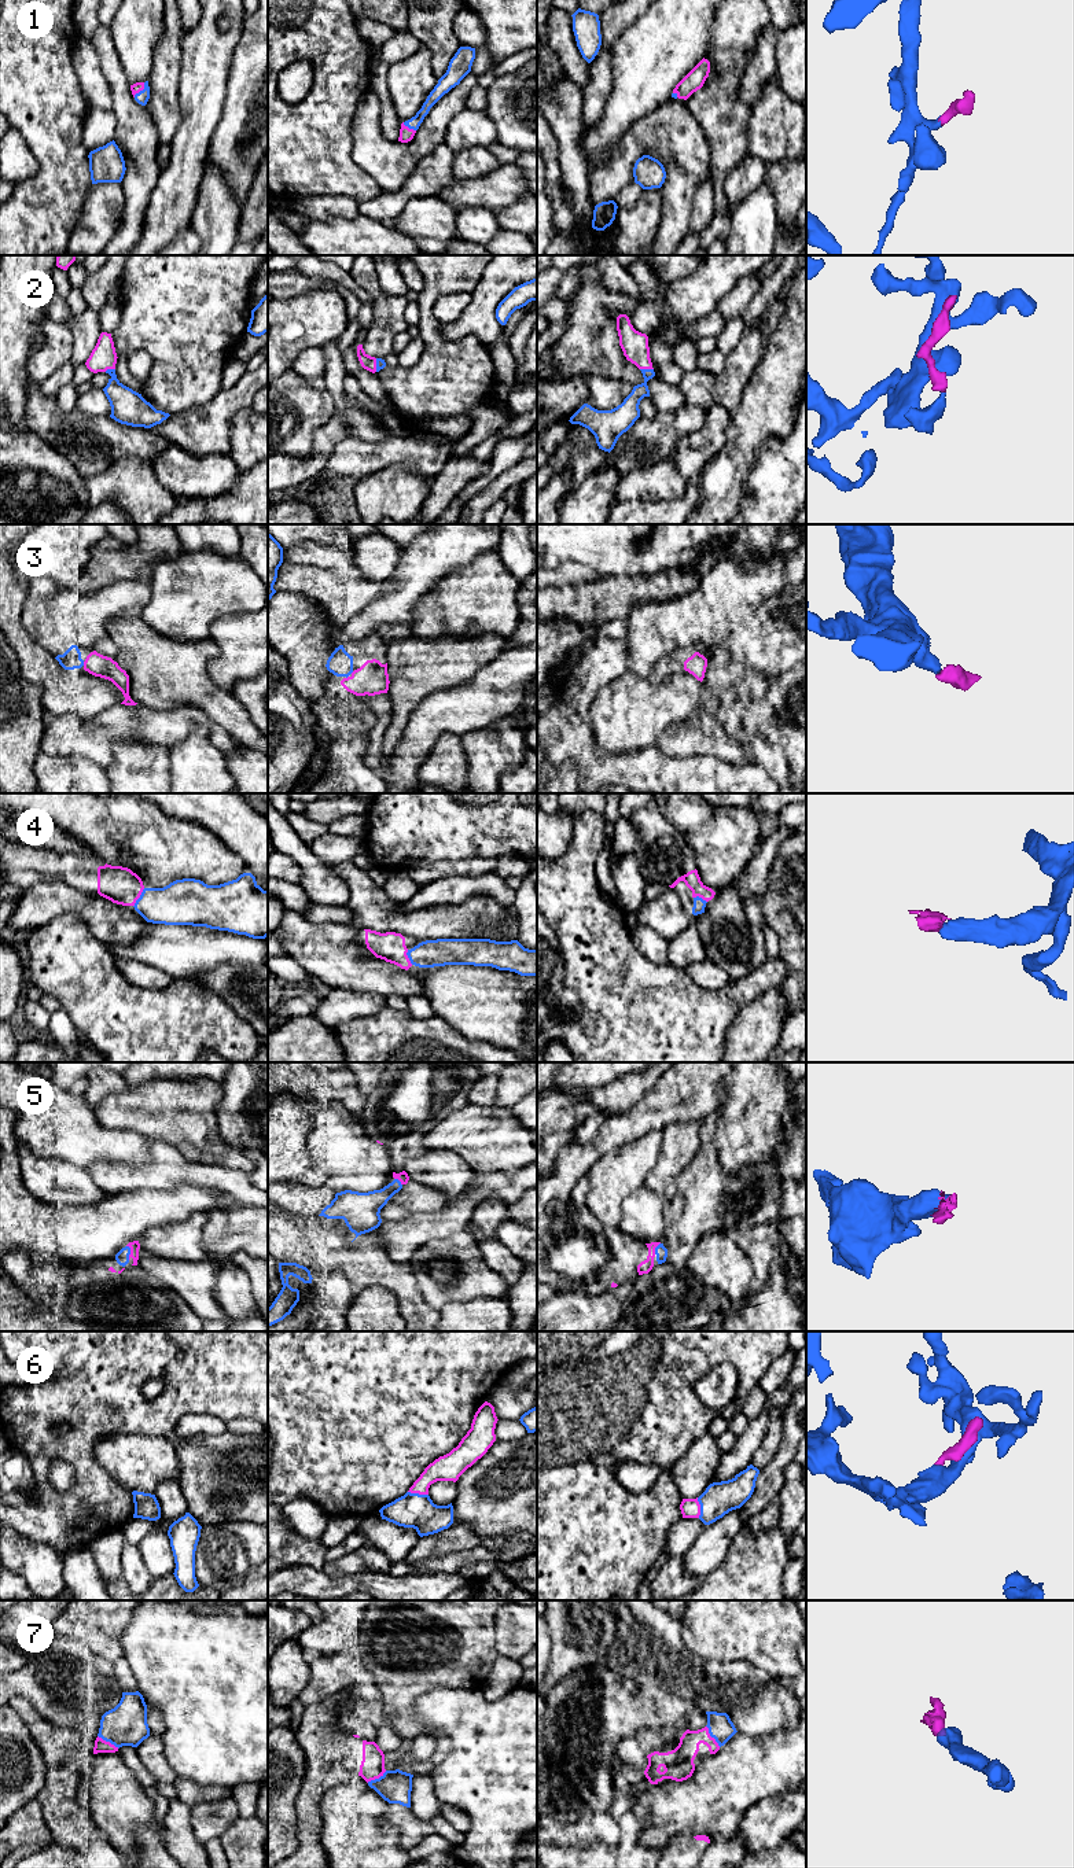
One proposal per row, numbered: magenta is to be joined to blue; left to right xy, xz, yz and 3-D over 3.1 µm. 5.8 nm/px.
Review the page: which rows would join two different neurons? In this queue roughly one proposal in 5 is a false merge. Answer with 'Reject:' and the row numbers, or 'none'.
Reject: none

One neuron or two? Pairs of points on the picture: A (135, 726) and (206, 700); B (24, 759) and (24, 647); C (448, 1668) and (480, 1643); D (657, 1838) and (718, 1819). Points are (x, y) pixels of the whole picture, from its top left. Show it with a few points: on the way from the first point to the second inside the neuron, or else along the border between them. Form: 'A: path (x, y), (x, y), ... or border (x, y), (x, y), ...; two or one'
A: border (158, 710), (197, 707), (217, 724); two
B: border (14, 651), (19, 671), (41, 689); two
C: path (456, 1660), (471, 1644); one
D: path (672, 1823), (676, 1819), (703, 1819); one

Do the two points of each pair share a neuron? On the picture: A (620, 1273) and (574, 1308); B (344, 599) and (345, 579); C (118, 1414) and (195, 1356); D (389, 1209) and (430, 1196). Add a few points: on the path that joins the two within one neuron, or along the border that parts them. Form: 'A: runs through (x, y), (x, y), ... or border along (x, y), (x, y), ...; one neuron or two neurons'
A: border along (581, 1289), (556, 1293); two neurons
B: runs through (344, 594), (345, 584); one neuron
C: runs through (142, 1414), (153, 1414), (187, 1380); one neuron
D: runs through (398, 1207), (412, 1198), (420, 1198); one neuron

